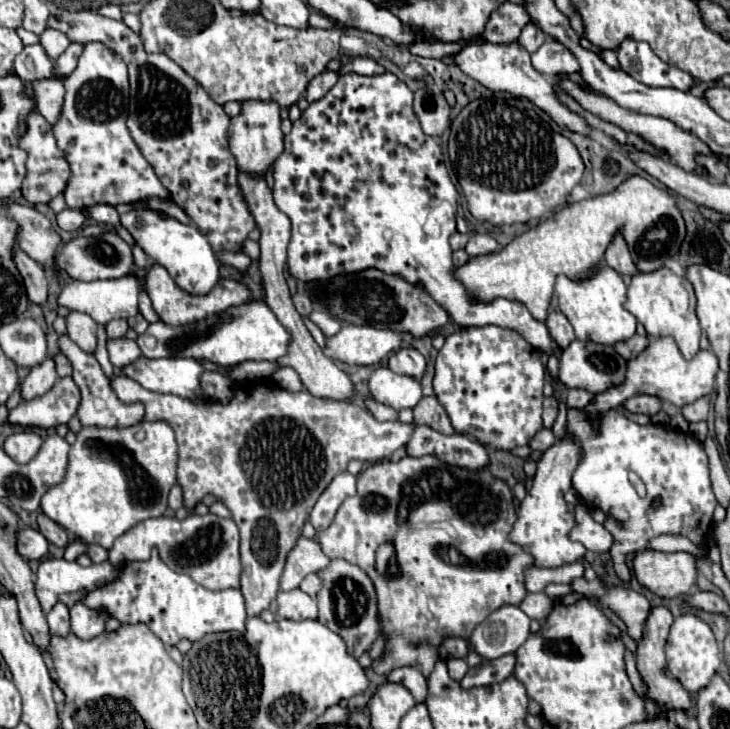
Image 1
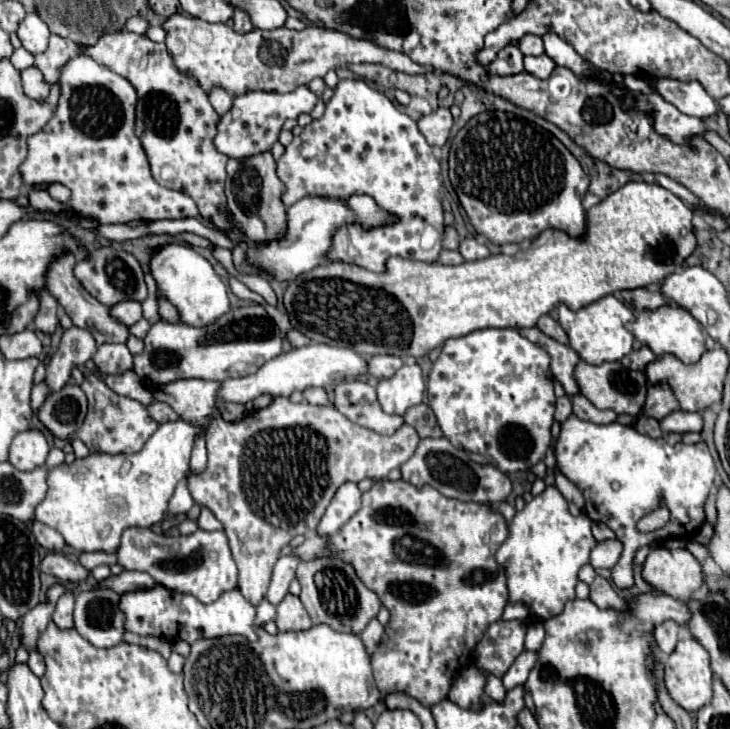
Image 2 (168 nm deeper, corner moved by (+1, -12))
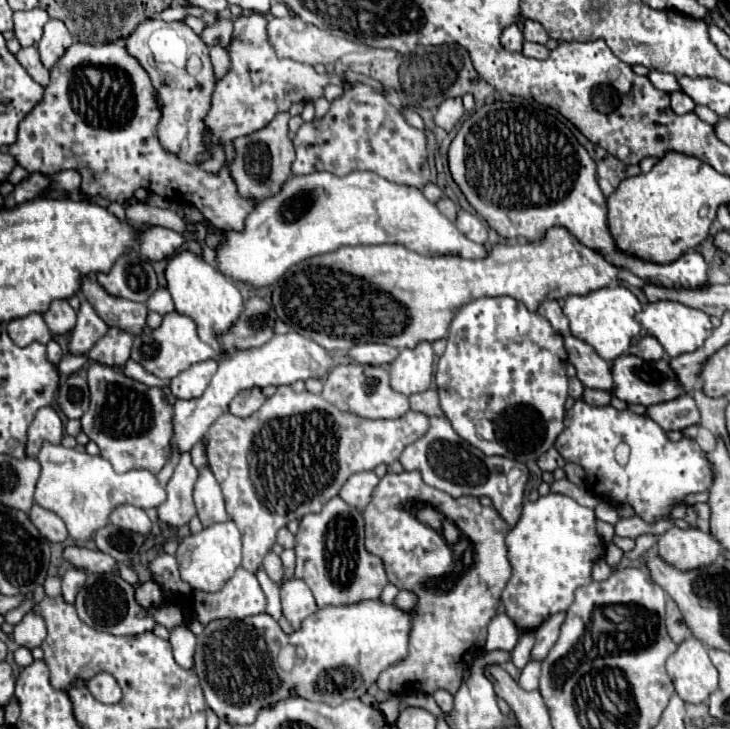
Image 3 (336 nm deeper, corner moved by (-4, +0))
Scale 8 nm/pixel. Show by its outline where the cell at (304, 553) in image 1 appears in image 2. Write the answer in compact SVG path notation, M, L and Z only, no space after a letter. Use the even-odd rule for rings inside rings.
M290 554L278 558L278 562L274 564L274 570L272 570L272 580L270 580L268 592L266 592L266 600L270 604L276 606L288 594L288 586L296 578L298 562L300 560L294 558L294 556L290 556Z

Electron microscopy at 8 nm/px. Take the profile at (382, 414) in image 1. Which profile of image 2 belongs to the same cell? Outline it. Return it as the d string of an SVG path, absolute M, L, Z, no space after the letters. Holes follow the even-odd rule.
M344 380L334 386L334 408L348 420L378 434L394 434L404 418L398 414L386 414L376 398L376 388L362 380Z

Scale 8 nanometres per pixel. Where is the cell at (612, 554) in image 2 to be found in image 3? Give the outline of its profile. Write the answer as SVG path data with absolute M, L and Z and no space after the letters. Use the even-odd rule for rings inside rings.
M639 516L633 518L619 518L619 522L615 524L615 534L621 538L637 538L645 532L651 532L653 526L645 524Z

